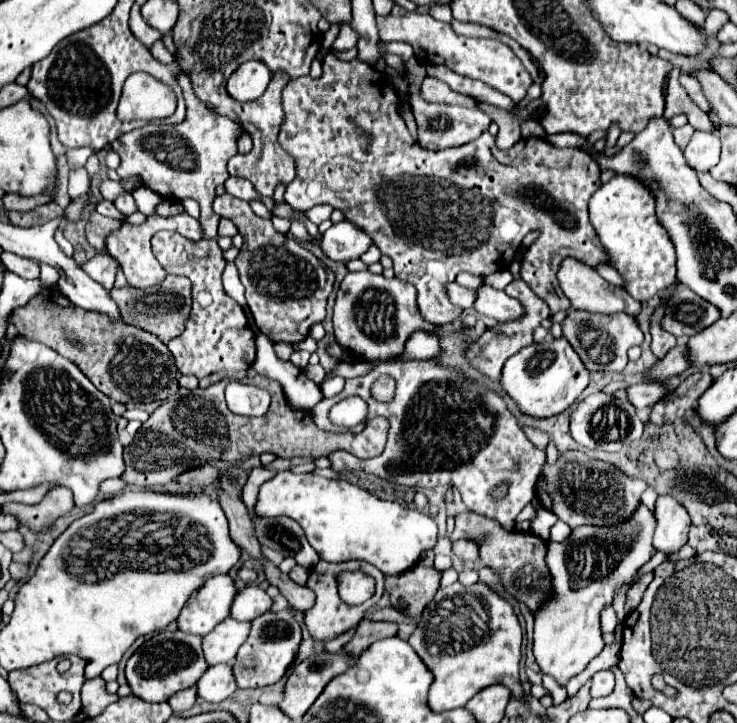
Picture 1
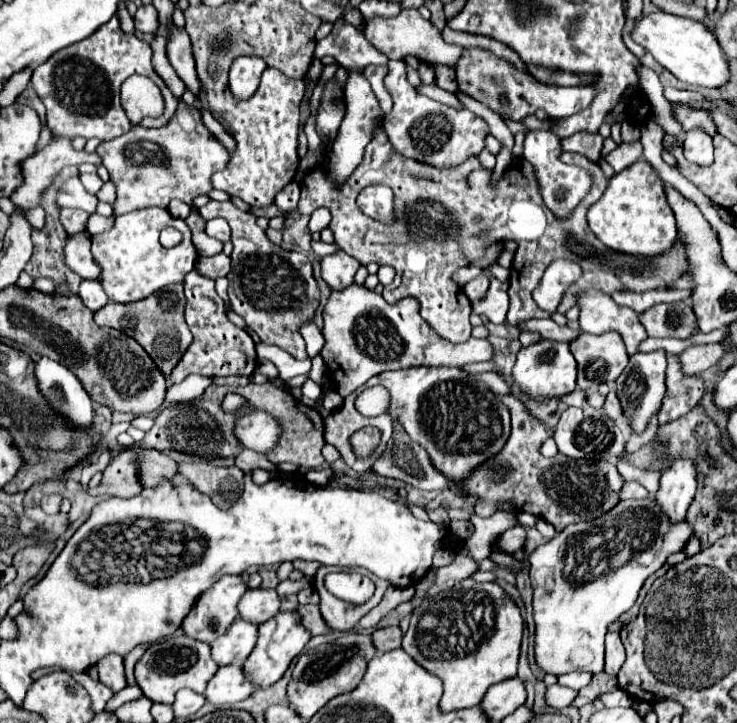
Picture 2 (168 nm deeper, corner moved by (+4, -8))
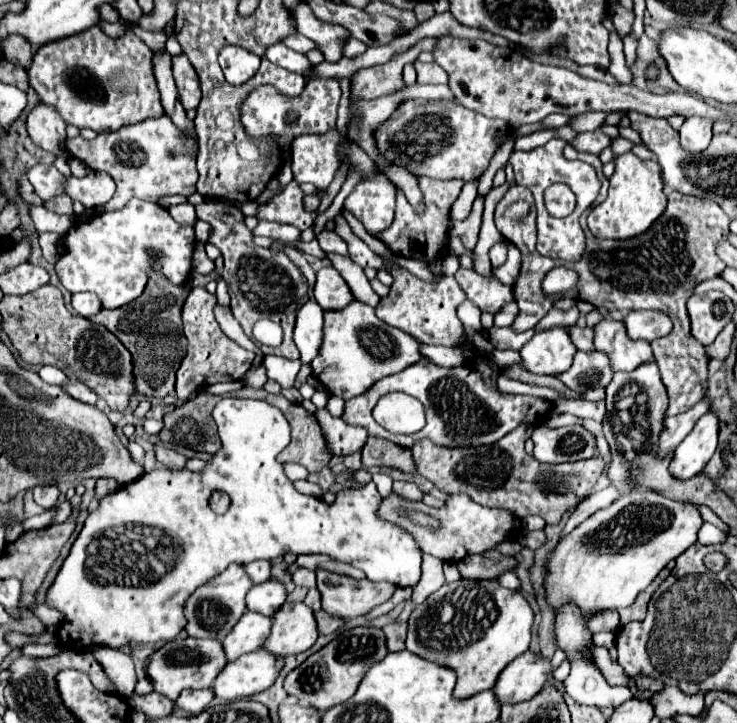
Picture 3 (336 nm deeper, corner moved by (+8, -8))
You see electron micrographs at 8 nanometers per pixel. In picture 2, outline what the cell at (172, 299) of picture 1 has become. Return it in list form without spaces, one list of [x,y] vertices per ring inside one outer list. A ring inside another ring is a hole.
[[[171,284],[171,286],[165,286],[159,292],[151,294],[145,300],[139,300],[139,302],[129,302],[129,304],[107,302],[107,306],[103,306],[101,310],[95,312],[95,322],[99,326],[109,326],[109,328],[121,330],[127,336],[135,338],[147,350],[147,354],[151,358],[155,358],[155,364],[159,366],[159,370],[165,376],[169,376],[193,340],[193,336],[185,324],[183,312],[185,312],[183,286]]]

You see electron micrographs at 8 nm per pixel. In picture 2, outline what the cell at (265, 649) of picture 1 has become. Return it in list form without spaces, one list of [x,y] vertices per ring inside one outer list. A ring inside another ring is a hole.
[[[279,612],[271,620],[259,624],[259,638],[257,638],[253,652],[247,656],[247,660],[243,664],[243,672],[247,674],[247,678],[251,678],[251,682],[255,682],[257,688],[273,686],[285,674],[291,660],[303,650],[303,646],[309,642],[309,638],[311,638],[311,634],[301,624],[297,612]]]

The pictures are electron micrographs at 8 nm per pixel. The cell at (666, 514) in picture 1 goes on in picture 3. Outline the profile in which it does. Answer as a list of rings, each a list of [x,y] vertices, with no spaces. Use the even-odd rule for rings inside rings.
[[[717,412],[703,414],[691,434],[677,446],[675,458],[671,462],[671,474],[675,478],[693,478],[703,470],[703,466],[715,454],[719,436],[719,416]]]

